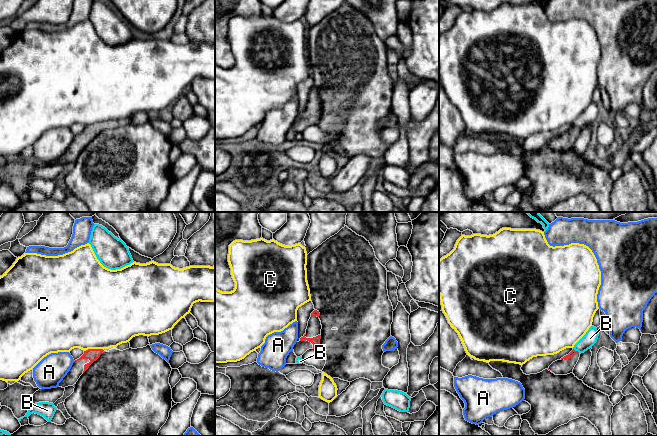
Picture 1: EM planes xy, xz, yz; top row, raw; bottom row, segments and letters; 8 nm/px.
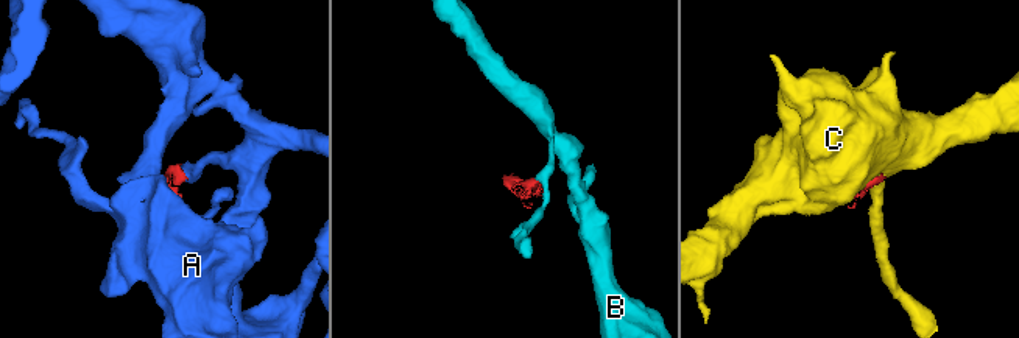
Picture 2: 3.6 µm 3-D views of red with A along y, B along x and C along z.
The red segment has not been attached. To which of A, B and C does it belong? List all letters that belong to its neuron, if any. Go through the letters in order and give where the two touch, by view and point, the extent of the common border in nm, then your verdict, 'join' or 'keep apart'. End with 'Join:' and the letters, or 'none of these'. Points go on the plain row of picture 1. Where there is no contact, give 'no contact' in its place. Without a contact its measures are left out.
A: no contact | keep apart
B: yz (576, 127) | 70 nm | keep apart
C: xy (93, 125) | 150 nm | keep apart
Join: none of these

